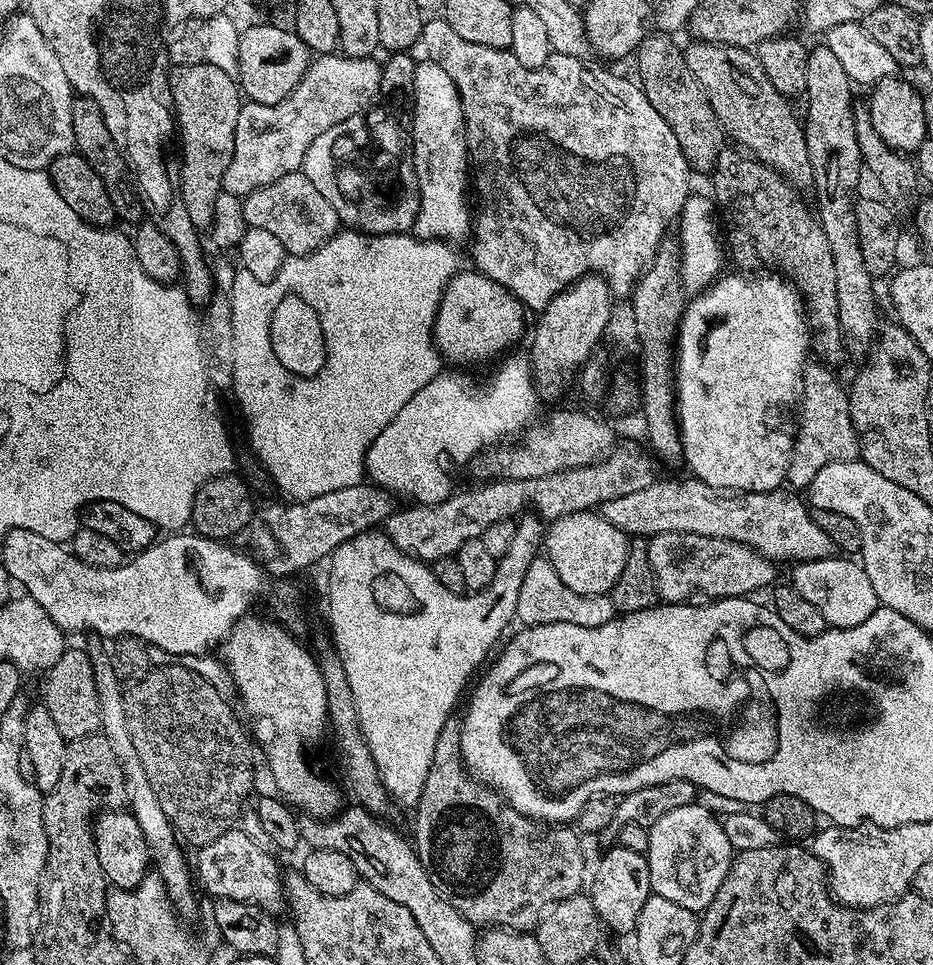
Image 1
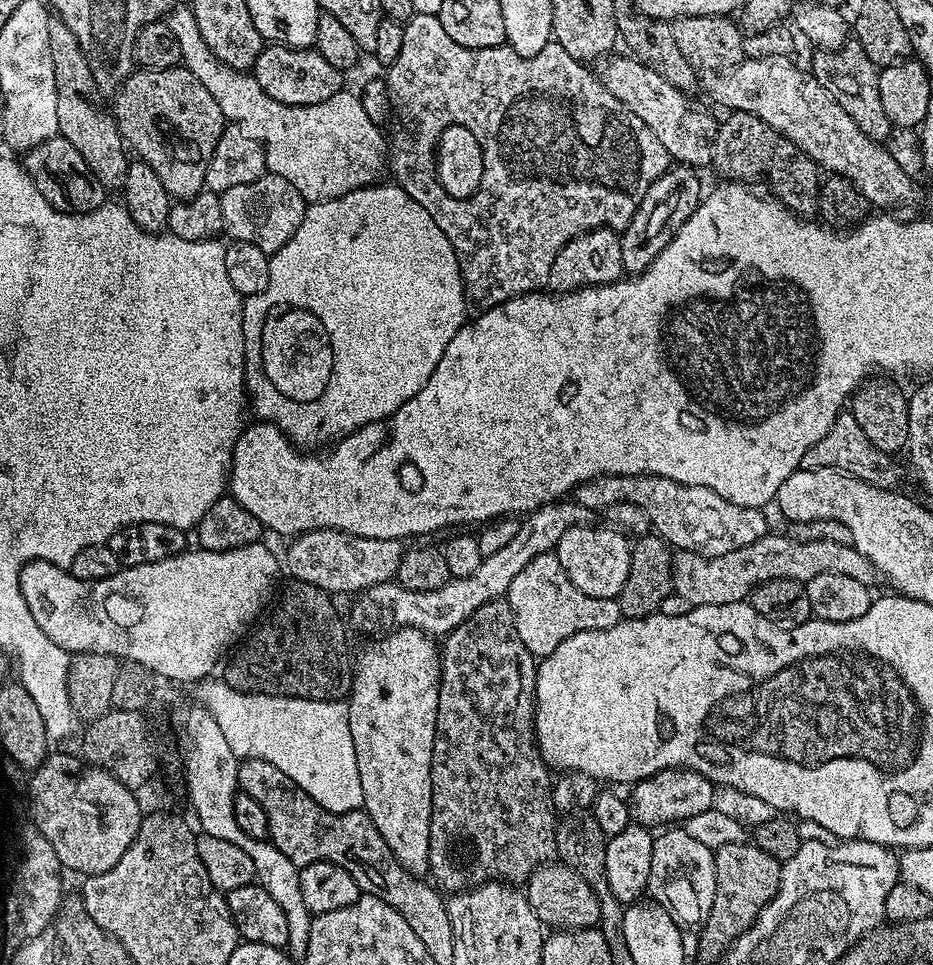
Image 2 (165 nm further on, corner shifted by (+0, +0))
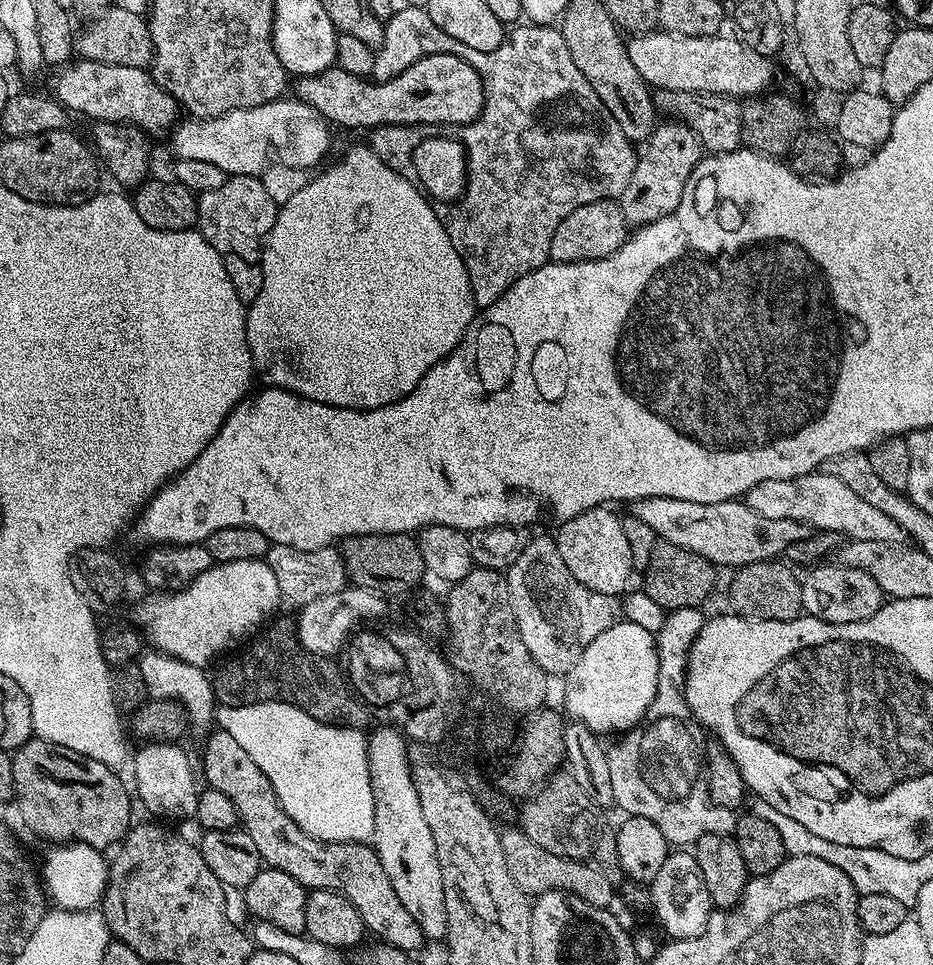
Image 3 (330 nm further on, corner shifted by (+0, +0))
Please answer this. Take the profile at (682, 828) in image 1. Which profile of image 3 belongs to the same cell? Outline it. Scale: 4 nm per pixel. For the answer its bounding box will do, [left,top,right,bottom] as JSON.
[651,850,714,940]

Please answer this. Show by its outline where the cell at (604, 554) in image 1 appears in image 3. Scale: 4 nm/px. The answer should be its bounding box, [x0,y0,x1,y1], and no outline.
[554,506,634,598]

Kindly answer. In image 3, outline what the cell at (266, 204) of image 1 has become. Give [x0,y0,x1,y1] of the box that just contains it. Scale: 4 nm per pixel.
[198,176,278,256]

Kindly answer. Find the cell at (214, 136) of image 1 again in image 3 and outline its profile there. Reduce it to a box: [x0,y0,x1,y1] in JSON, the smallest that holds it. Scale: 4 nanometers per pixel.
[51,58,178,138]

